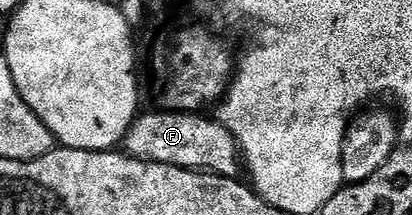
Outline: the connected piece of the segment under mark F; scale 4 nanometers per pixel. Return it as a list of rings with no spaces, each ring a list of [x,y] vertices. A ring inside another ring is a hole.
[[[148,112],[137,115],[130,130],[125,134],[122,148],[127,155],[139,160],[162,162],[195,172],[216,172],[220,176],[239,177],[242,172],[242,157],[236,140],[215,119],[208,114],[191,112]]]

